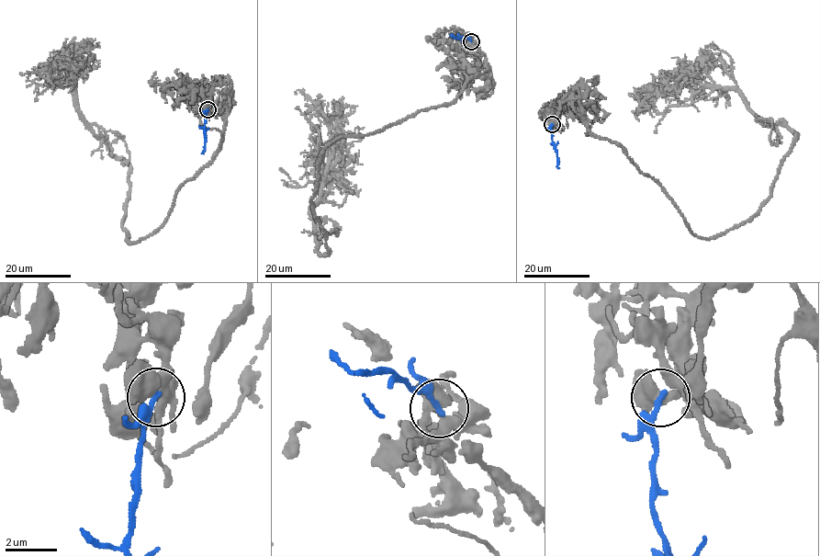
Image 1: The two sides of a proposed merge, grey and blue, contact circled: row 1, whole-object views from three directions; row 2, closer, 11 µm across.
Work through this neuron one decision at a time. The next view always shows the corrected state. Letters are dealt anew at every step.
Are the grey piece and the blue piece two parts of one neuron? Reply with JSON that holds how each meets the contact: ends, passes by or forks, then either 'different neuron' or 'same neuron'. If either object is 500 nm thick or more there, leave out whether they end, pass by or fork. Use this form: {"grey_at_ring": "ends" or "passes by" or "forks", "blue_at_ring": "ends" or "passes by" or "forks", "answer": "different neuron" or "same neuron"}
{"grey_at_ring": "passes by", "blue_at_ring": "ends", "answer": "different neuron"}

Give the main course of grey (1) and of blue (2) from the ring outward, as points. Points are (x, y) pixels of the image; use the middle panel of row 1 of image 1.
1: (471, 41), (476, 73), (456, 99), (325, 148), (311, 200), (328, 254), (312, 209), (331, 131), (296, 94)
2: (471, 41), (465, 37), (451, 34)

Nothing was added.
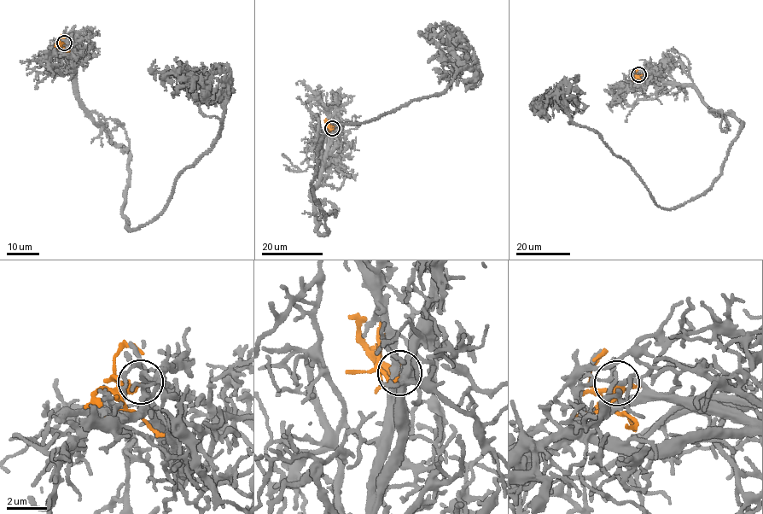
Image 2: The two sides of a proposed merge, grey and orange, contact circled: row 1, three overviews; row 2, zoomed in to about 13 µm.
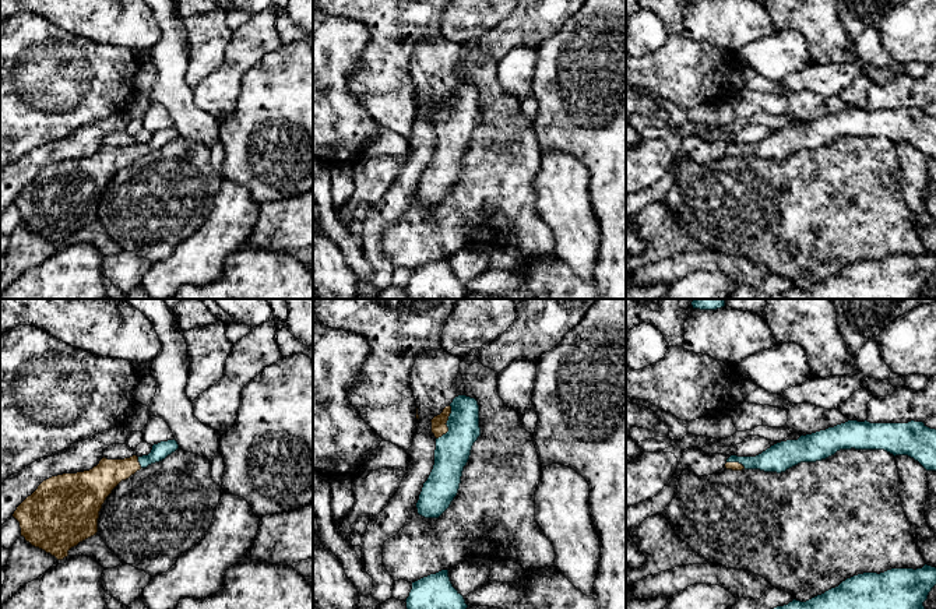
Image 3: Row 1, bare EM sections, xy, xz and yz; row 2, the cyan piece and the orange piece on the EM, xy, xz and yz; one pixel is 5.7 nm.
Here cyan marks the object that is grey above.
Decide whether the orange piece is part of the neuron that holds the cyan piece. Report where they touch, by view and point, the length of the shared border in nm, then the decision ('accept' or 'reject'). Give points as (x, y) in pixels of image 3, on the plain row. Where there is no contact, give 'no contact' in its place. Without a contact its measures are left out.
meets cyan in xz at (446, 111); contact 220 nm long; accept

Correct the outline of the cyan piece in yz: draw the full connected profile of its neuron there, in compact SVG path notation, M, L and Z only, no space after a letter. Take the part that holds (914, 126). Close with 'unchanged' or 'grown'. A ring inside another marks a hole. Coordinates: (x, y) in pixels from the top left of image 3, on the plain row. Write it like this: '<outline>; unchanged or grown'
M848 108L826 117L802 122L798 127L777 130L756 144L731 142L725 155L781 161L800 149L821 148L840 137L851 135L884 137L894 144L908 142L926 158L936 158L936 116L915 108L908 110Z; grown

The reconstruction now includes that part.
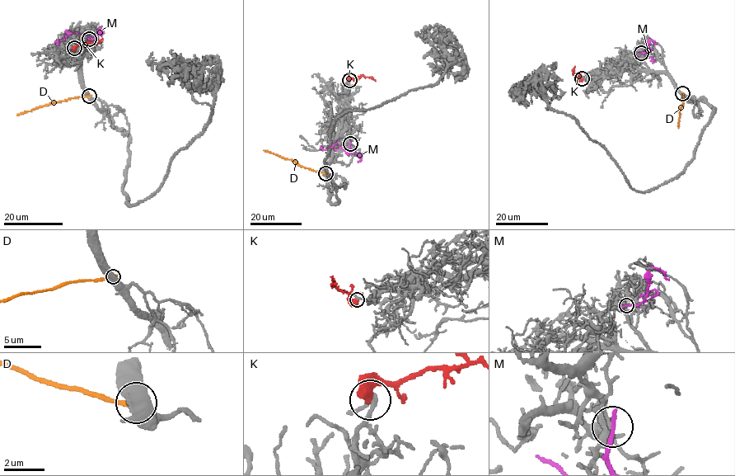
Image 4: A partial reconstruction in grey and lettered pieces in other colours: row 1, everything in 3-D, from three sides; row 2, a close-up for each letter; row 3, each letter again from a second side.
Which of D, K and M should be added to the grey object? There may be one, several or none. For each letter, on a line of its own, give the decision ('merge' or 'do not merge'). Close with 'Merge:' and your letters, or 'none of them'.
D: do not merge
K: do not merge
M: do not merge
Merge: none of them

